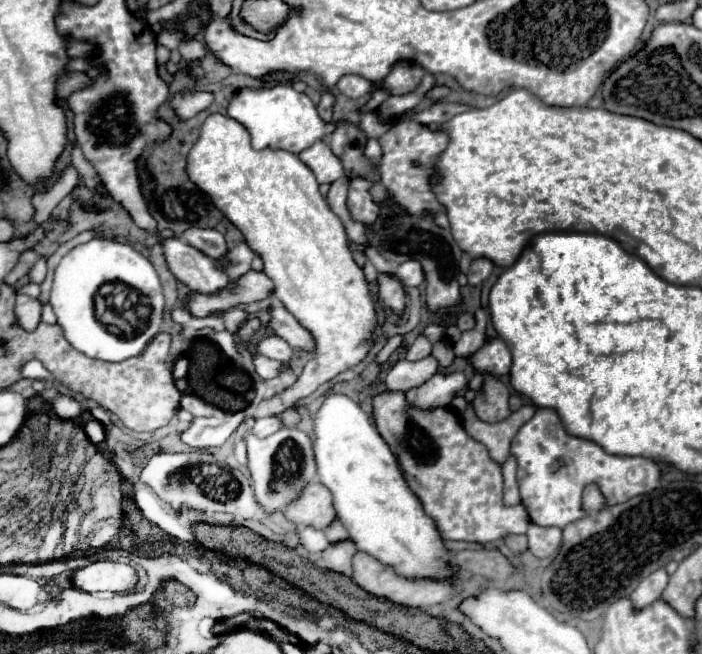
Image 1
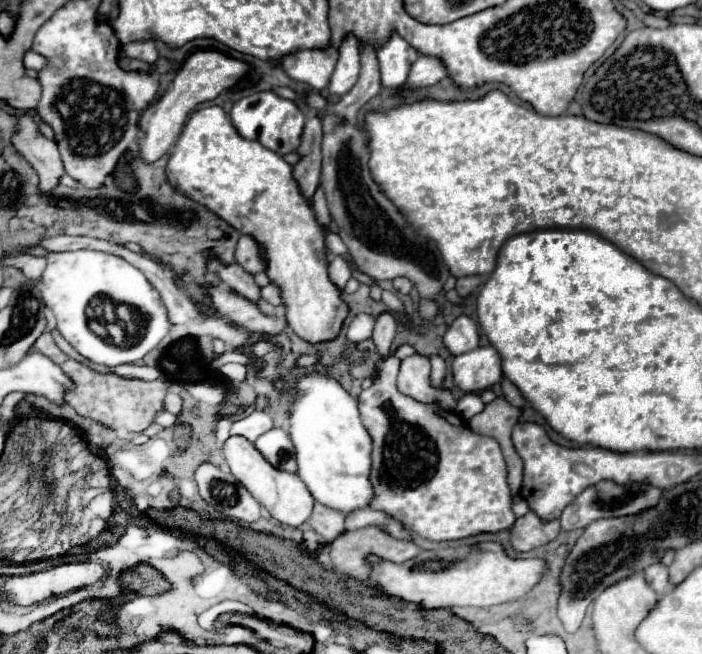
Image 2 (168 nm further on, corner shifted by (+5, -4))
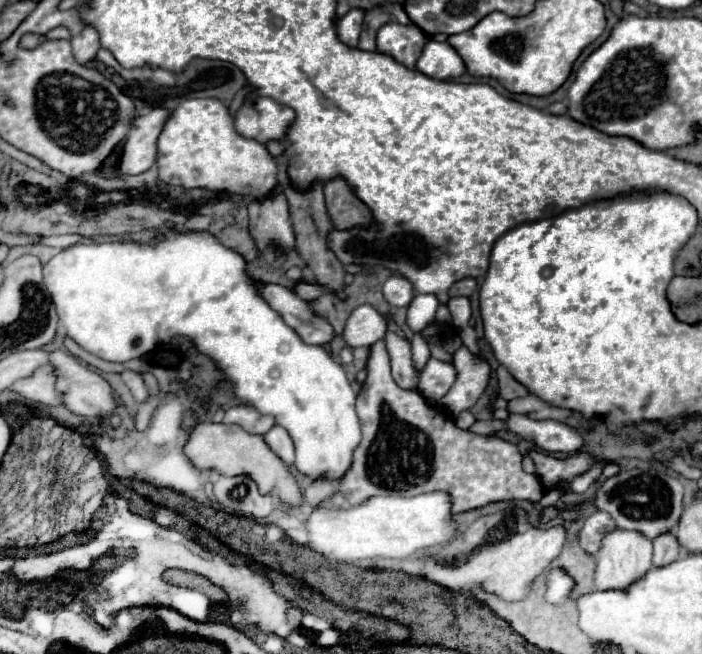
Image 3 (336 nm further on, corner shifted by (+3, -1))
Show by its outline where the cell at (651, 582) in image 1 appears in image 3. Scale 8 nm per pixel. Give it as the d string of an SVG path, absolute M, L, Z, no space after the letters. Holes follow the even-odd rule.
M661 534L653 540L653 566L669 566L669 562L675 562L681 556L683 552L675 534Z

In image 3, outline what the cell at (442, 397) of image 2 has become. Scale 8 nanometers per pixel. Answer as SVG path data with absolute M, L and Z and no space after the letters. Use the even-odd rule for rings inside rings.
M387 332L385 342L387 342L389 356L391 356L391 368L393 368L393 378L395 378L397 386L401 386L405 390L415 390L419 384L421 372L415 368L411 344L393 332Z

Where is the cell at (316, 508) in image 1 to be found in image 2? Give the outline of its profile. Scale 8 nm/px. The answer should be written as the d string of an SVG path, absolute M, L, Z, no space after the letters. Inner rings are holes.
M231 435L219 449L221 449L233 477L243 487L247 487L247 491L271 513L273 519L277 519L279 523L289 525L289 527L299 527L309 519L315 499L311 497L309 489L303 485L303 481L299 479L297 473L287 473L287 471L281 471L281 469L273 467L257 451L257 447L251 441L247 441L243 435Z

